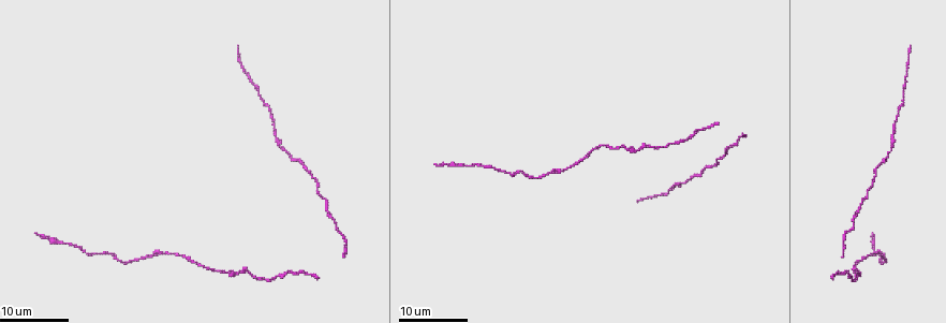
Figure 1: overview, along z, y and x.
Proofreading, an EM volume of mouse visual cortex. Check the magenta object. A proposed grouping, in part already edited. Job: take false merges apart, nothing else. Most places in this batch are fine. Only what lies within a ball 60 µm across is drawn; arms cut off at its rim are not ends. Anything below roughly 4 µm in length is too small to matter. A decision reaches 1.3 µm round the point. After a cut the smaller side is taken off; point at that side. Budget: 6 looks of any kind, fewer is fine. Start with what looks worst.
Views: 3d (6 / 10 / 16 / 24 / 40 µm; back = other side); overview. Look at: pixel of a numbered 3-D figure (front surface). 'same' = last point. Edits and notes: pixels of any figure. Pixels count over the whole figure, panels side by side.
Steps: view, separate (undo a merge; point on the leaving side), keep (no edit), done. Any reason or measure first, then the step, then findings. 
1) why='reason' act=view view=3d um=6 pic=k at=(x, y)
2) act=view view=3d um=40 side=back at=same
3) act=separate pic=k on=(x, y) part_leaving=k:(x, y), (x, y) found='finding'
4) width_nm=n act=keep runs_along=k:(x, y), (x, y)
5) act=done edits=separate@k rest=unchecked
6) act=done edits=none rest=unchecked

why='calibre changes' act=view view=3d um=16 pic=1 at=(564, 172)

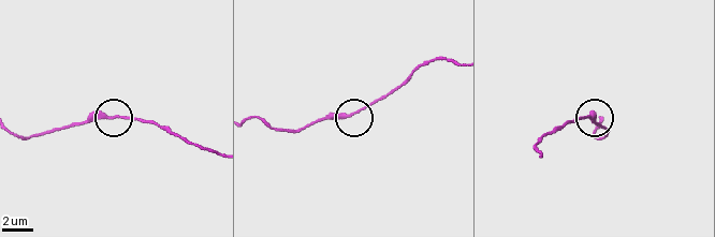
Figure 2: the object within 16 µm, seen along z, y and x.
act=view view=3d um=10 pic=2 at=(589, 118)

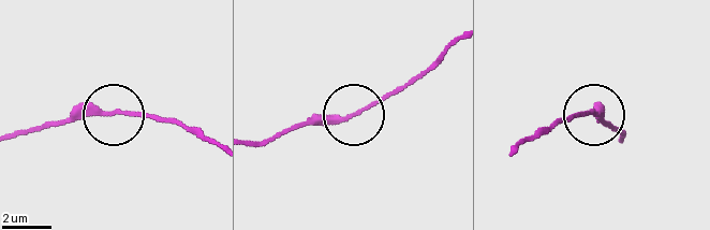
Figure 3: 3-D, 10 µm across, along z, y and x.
why='other side' act=view view=3d um=10 side=back pic=3 at=(106, 115)

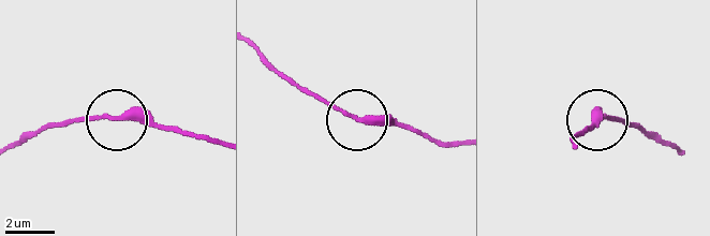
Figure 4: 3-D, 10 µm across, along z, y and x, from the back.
act=keep found='continuous, no second cell'

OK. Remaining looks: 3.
why='narrows sharply' act=view view=3d um=16 pic=1 at=(237, 272)

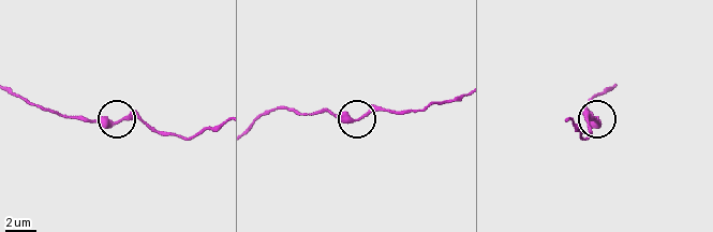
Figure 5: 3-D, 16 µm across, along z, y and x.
act=view view=3d um=10 pic=5 at=(119, 120)

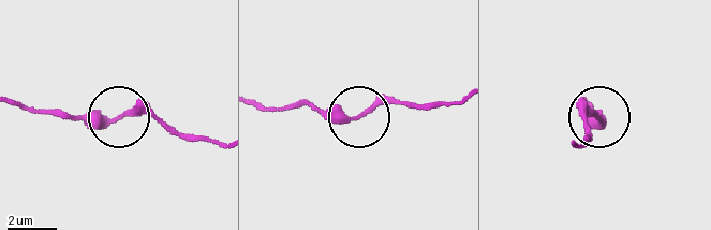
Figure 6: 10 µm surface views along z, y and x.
width_nm=290 act=keep runs_along=6:(221, 142), (178, 138), (142, 111), (57, 117) found='one cell here'

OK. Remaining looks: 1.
act=done edits=none rest=unchecked

